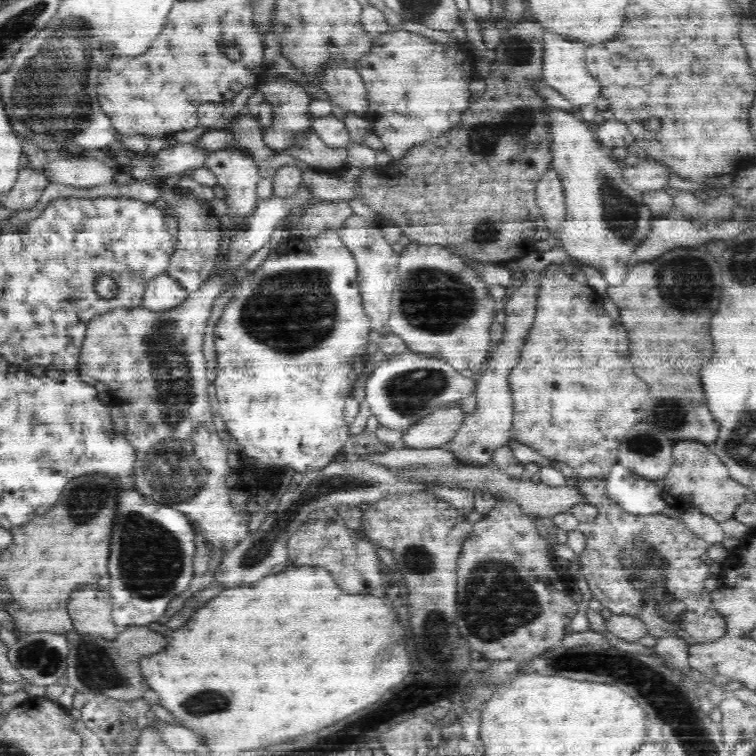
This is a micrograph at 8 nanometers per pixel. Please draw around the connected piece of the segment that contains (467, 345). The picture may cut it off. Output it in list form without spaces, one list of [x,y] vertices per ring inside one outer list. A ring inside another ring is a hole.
[[[411,242],[399,252],[398,279],[392,295],[392,308],[390,328],[408,344],[412,352],[444,359],[463,373],[471,372],[472,368],[484,365],[488,360],[493,347],[490,344],[490,328],[495,318],[496,300],[491,297],[482,276],[446,247]]]

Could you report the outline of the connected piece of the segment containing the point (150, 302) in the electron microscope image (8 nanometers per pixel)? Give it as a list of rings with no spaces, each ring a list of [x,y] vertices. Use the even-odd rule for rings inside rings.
[[[165,273],[154,277],[147,284],[141,307],[154,310],[176,308],[185,298],[184,285]]]

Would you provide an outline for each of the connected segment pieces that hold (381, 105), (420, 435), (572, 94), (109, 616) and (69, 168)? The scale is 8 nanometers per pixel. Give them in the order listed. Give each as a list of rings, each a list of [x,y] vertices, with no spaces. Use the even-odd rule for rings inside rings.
[[[391,29],[373,40],[373,50],[355,65],[355,70],[365,81],[368,89],[369,110],[366,117],[372,123],[374,133],[394,159],[406,156],[410,148],[429,139],[438,139],[454,129],[462,118],[462,112],[470,105],[470,82],[478,77],[475,68],[477,58],[457,47],[444,46],[436,41],[403,29]]]
[[[459,404],[441,406],[404,431],[403,441],[408,448],[442,447],[457,435],[466,416]]]
[[[546,30],[543,52],[543,81],[569,100],[576,111],[586,104],[594,103],[601,94],[601,86],[592,76],[585,62],[587,45],[580,41],[573,41],[566,37]]]
[[[98,586],[84,588],[74,592],[70,596],[70,617],[73,618],[73,630],[82,636],[91,634],[92,636],[101,636],[114,640],[118,634],[124,632],[124,628],[118,628],[113,622],[114,602],[108,590],[100,590]]]
[[[93,157],[84,159],[56,158],[48,161],[43,173],[49,182],[70,184],[76,188],[92,188],[101,184],[114,183],[116,172]]]

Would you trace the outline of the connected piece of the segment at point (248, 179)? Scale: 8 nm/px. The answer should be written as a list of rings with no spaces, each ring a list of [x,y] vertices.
[[[222,149],[214,151],[206,155],[206,167],[208,167],[218,179],[218,184],[224,188],[226,198],[227,213],[225,216],[229,218],[229,222],[233,224],[233,228],[244,228],[248,226],[246,218],[250,218],[257,208],[259,201],[256,194],[256,188],[259,180],[259,172],[256,160],[252,159],[252,155],[240,152],[238,149]]]

